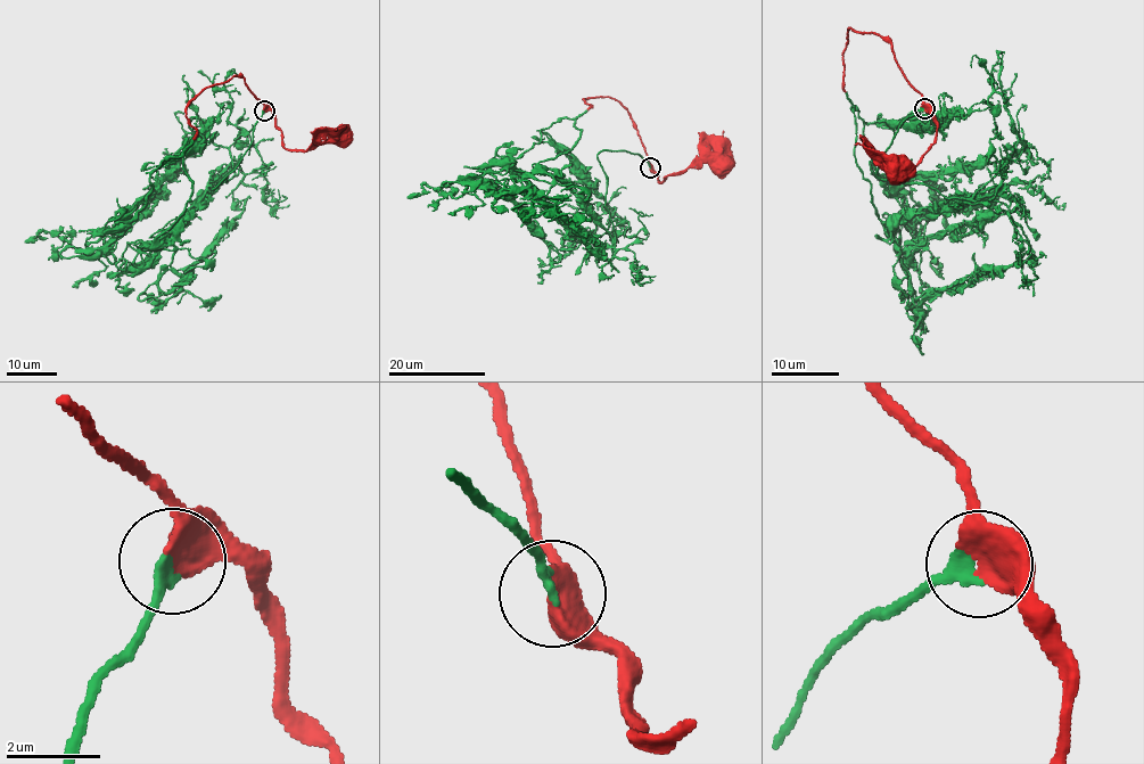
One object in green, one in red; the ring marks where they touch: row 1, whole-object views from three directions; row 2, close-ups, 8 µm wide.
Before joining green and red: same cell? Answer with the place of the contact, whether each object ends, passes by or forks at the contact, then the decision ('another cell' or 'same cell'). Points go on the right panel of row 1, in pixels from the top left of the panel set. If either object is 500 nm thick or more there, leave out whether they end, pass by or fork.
(924, 108) | green ends | red passes by | same cell

